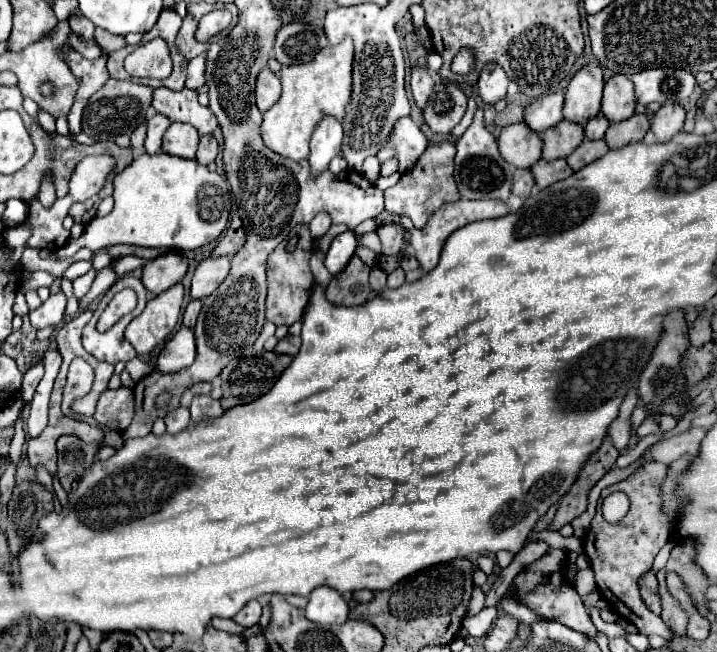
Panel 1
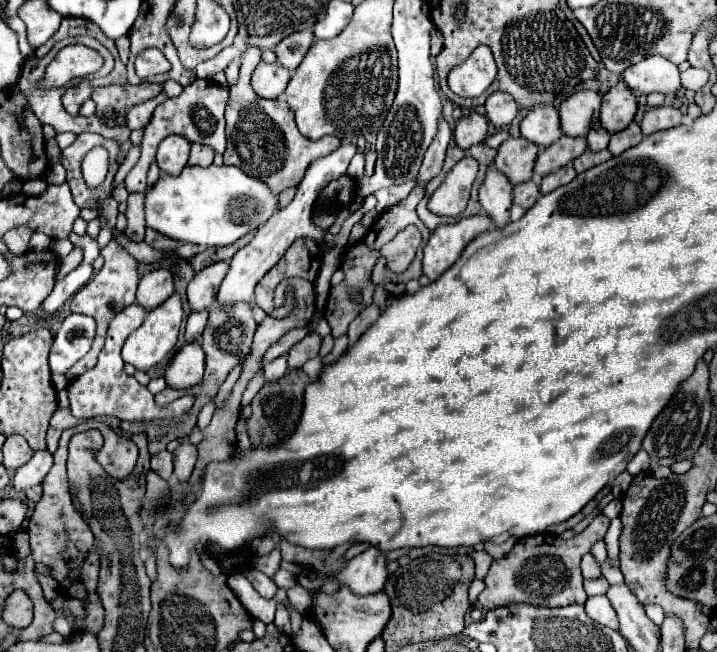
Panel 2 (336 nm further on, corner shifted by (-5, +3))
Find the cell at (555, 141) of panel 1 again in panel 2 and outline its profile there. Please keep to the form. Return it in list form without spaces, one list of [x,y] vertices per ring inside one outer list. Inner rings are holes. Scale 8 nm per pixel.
[[[562,136],[558,142],[554,142],[548,148],[542,148],[538,152],[536,164],[534,164],[534,180],[540,182],[546,174],[566,166],[574,158],[578,158],[586,150],[586,140],[584,138],[570,138]]]

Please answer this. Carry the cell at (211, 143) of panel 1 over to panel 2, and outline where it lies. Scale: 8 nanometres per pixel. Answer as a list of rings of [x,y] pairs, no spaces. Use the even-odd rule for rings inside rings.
[[[192,144],[188,166],[210,166],[212,160],[214,160],[214,150],[210,146]]]

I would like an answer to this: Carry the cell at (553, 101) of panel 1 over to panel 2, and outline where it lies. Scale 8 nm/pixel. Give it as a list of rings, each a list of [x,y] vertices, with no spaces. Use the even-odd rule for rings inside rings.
[[[536,106],[520,122],[520,136],[536,146],[550,146],[560,136],[560,118],[554,106]]]

